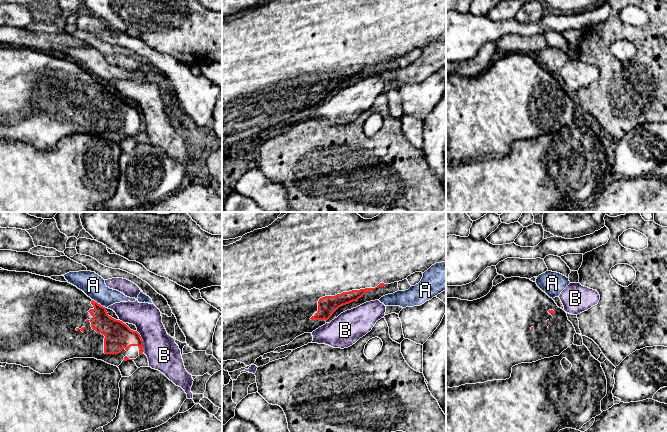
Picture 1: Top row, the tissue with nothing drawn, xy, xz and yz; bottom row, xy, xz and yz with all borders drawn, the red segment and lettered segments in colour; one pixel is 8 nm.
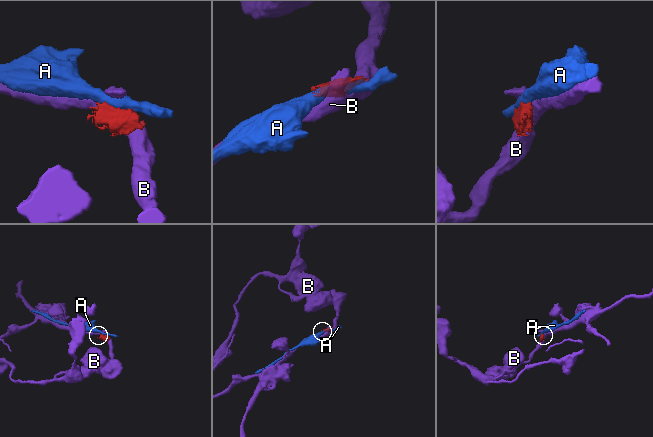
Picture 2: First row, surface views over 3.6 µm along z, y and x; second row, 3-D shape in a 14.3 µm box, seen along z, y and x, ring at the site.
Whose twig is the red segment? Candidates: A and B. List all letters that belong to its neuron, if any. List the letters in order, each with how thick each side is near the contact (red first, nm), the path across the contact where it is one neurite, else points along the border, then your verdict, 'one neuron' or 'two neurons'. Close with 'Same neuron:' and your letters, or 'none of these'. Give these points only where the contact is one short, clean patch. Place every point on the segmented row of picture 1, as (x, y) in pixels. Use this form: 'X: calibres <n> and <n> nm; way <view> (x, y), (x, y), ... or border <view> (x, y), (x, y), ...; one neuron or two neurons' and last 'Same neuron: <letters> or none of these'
A: calibres 180 and 190 nm; border xy (92, 299), (105, 308); two neurons
B: calibres 220 and 260 nm; two neurons
Same neuron: none of these

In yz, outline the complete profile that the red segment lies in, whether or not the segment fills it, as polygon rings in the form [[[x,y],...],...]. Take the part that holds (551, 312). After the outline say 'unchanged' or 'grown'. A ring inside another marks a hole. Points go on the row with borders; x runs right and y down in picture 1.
[[[511,277],[493,286],[490,292],[477,300],[446,298],[446,386],[506,380],[512,367],[559,356],[574,342],[576,331],[567,313],[555,301],[527,278]]]; grown

